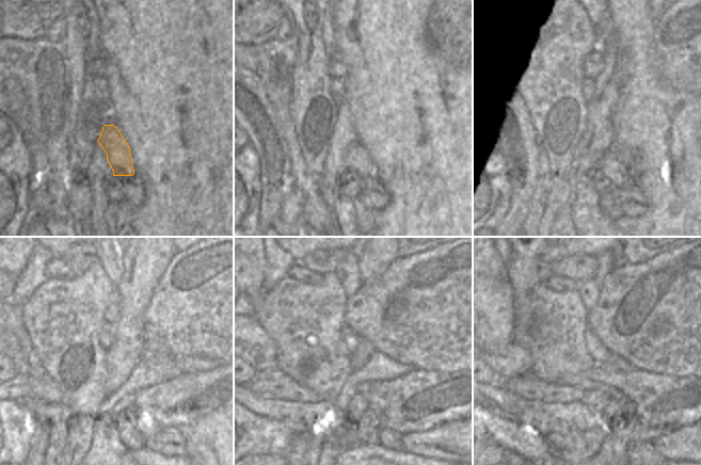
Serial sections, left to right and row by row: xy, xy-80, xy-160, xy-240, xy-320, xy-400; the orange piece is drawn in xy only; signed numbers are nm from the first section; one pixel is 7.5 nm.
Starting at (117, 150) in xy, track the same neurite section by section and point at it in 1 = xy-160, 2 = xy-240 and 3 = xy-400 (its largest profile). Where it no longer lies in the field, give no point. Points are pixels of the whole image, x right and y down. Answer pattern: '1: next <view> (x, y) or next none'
1: next xy-160 (617, 175)
2: next xy-240 (143, 421)
3: next xy-400 (639, 453)

